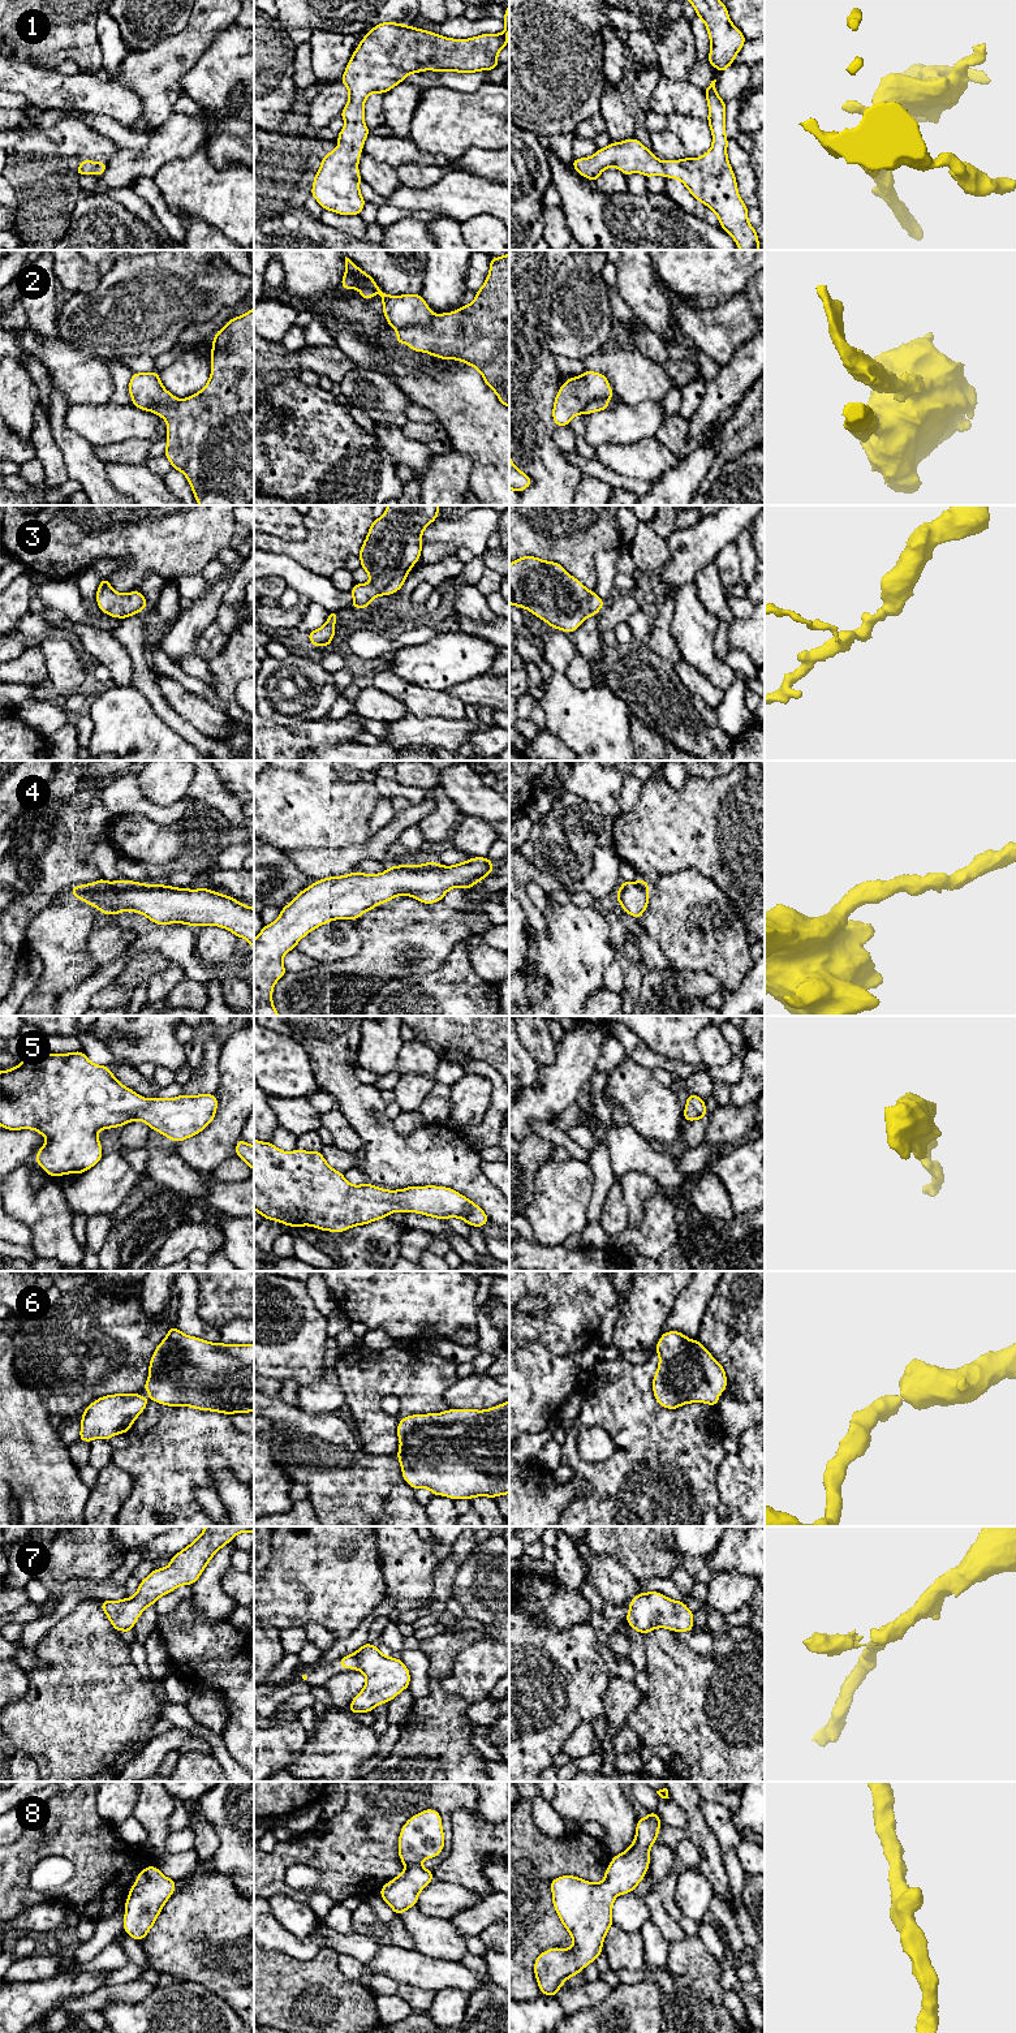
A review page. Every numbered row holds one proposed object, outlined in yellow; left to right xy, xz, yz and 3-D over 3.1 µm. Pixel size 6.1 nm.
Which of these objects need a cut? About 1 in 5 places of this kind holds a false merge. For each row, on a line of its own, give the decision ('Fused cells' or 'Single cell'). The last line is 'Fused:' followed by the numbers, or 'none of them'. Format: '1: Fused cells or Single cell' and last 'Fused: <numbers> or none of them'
1: Single cell
2: Fused cells
3: Single cell
4: Single cell
5: Single cell
6: Single cell
7: Single cell
8: Single cell
Fused: 2

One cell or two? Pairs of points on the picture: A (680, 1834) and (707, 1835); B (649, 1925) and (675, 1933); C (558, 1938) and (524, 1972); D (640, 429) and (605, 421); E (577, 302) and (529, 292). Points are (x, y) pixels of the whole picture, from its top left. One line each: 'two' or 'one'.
A: two
B: two
C: one
D: one
E: two

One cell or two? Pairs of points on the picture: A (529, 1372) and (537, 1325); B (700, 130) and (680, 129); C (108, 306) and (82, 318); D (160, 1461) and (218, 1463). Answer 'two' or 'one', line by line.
A: two
B: one
C: one
D: two

